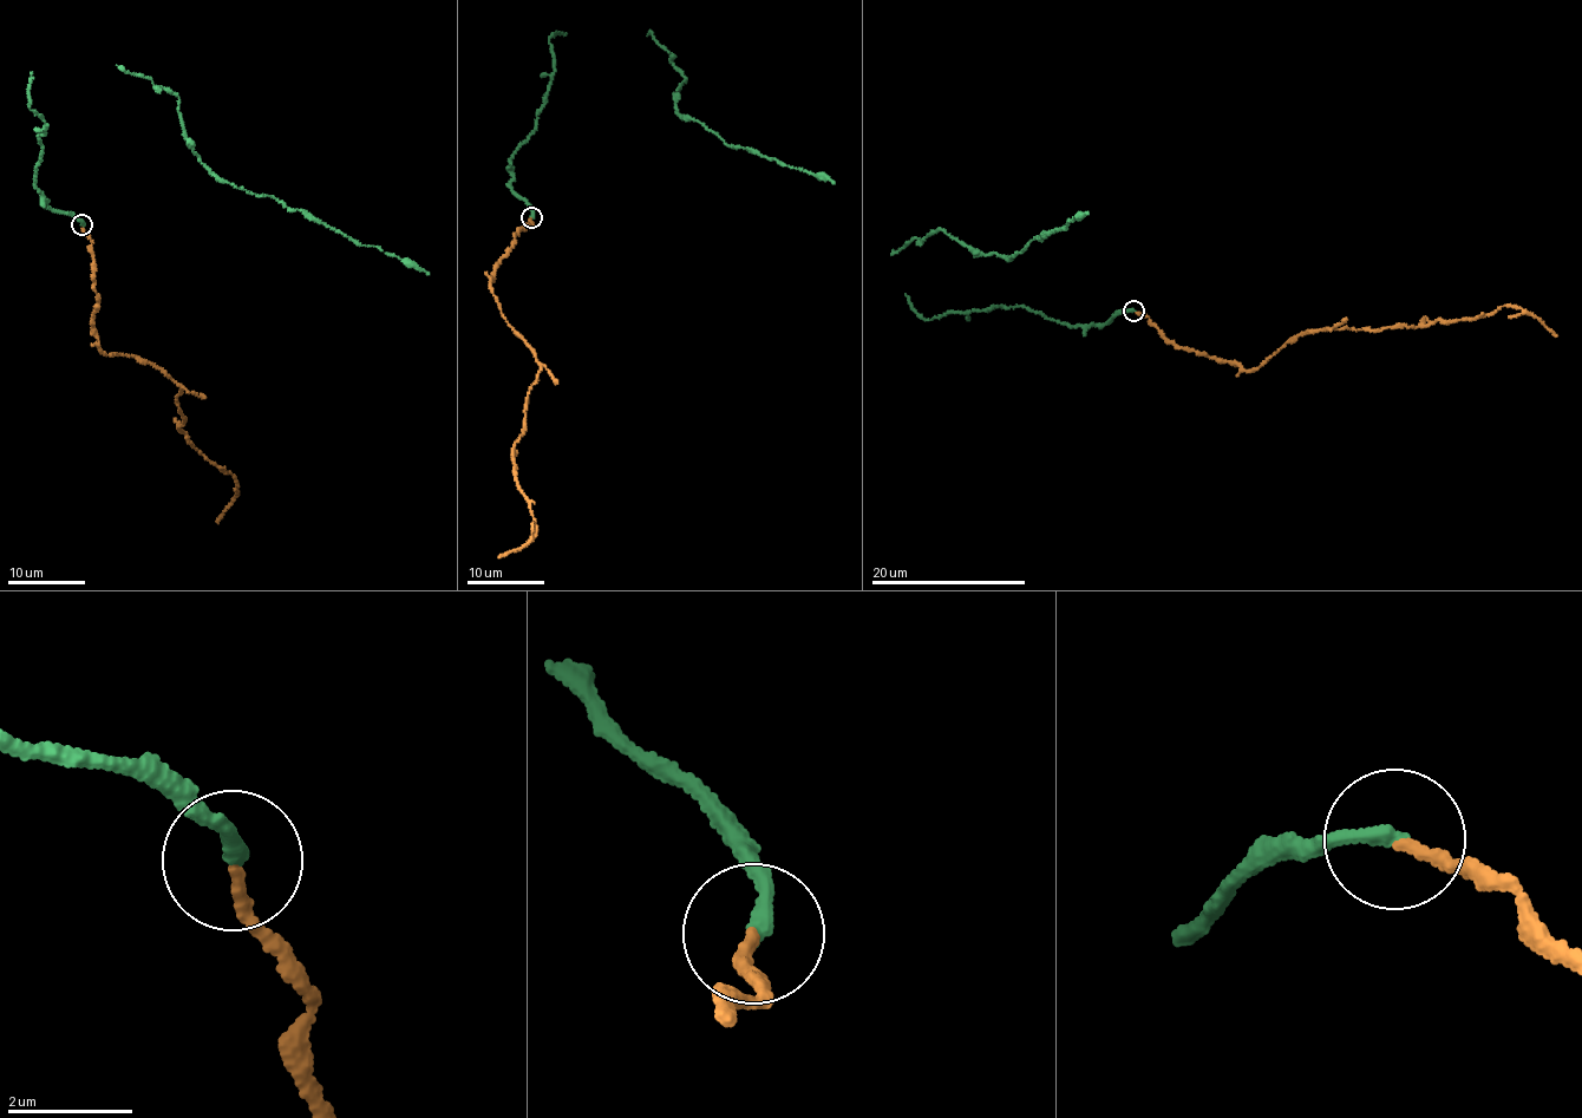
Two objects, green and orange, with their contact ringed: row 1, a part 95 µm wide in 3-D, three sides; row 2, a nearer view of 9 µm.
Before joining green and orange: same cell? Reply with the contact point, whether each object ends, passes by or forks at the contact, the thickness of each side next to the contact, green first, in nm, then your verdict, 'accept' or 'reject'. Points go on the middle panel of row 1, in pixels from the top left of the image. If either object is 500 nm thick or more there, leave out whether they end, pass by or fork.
at (531, 217); green ends there; orange ends there; 260 nm thick on the green side, 190 nm on the other; reject

